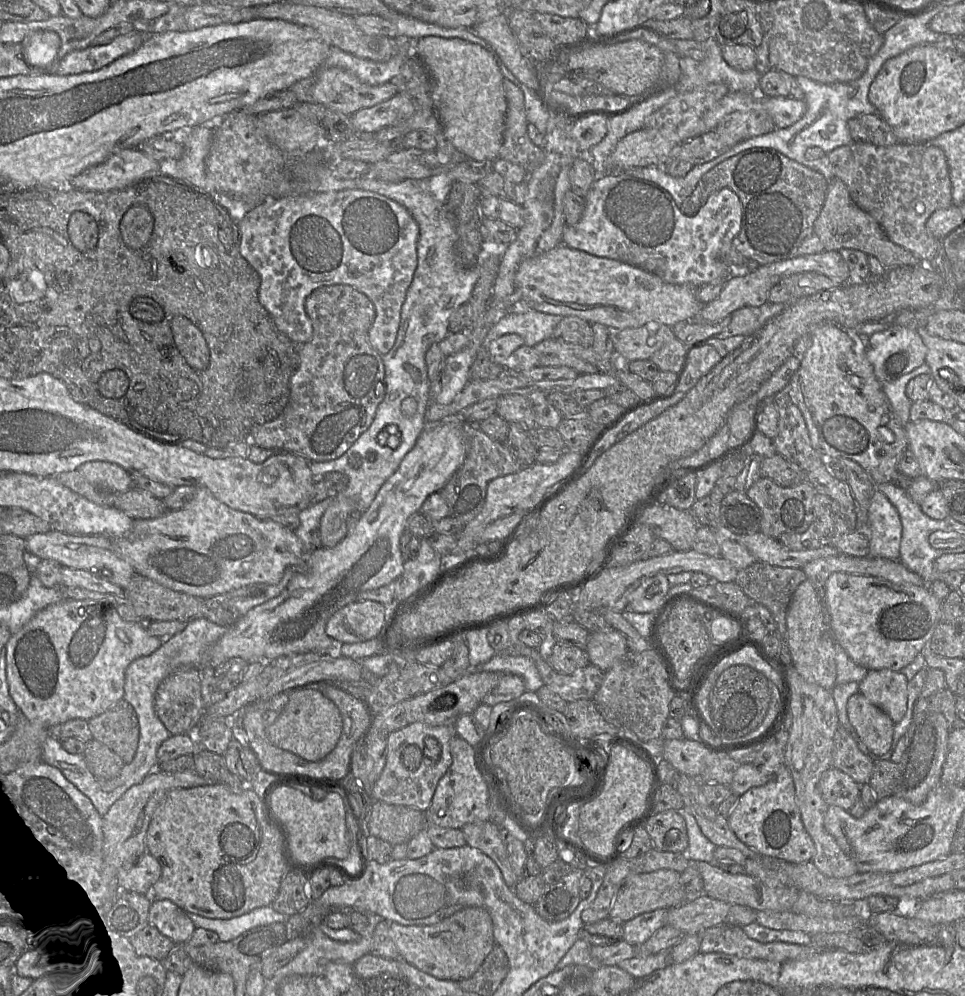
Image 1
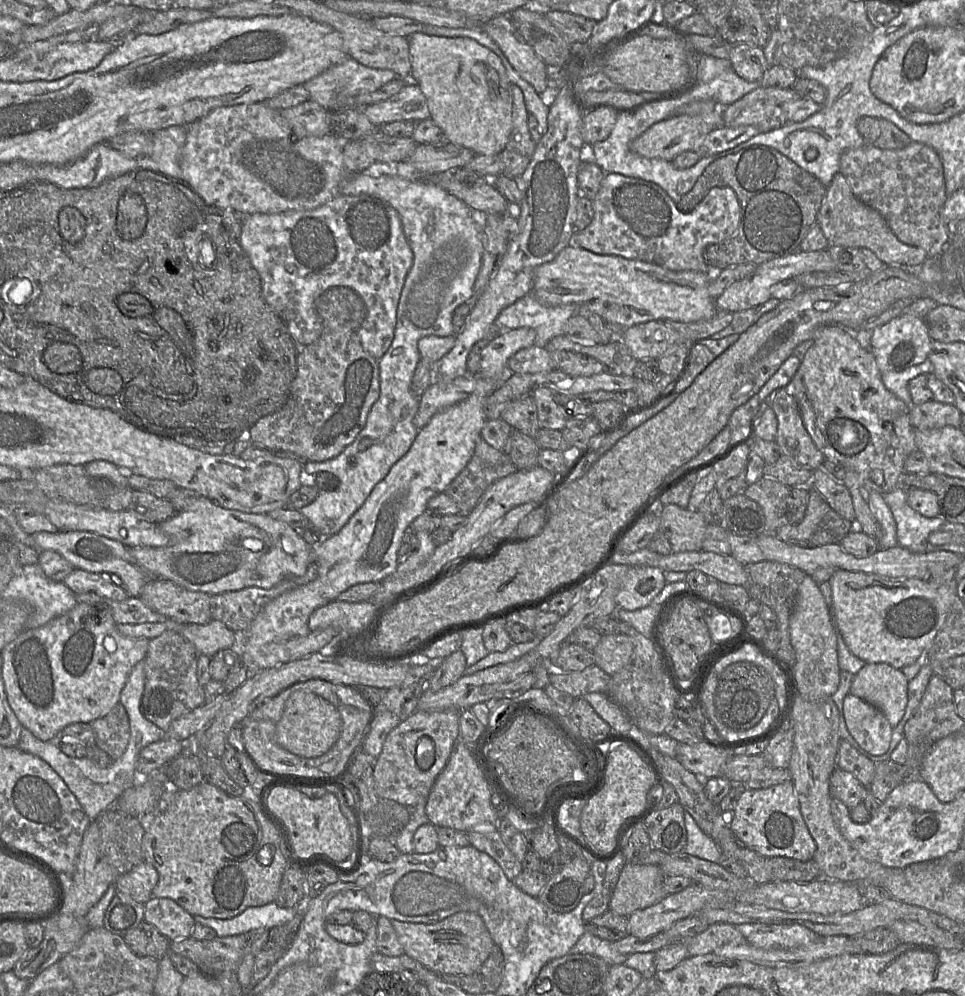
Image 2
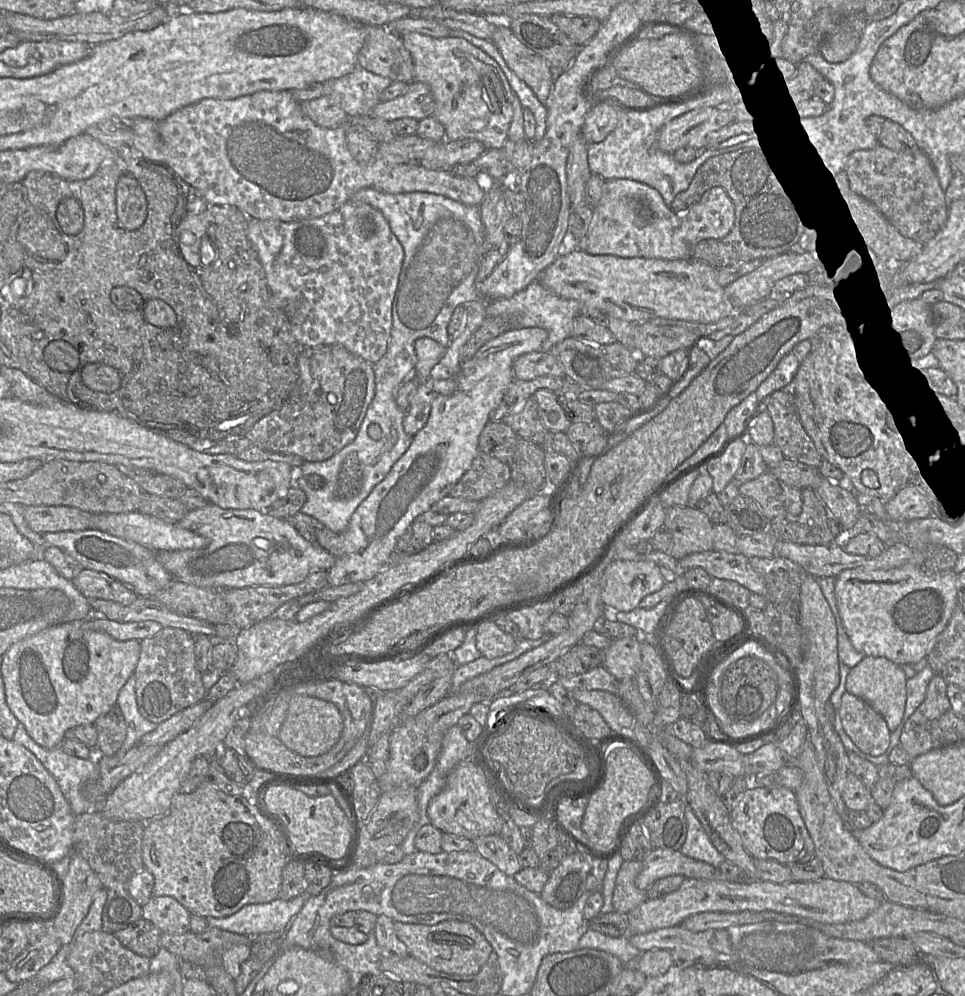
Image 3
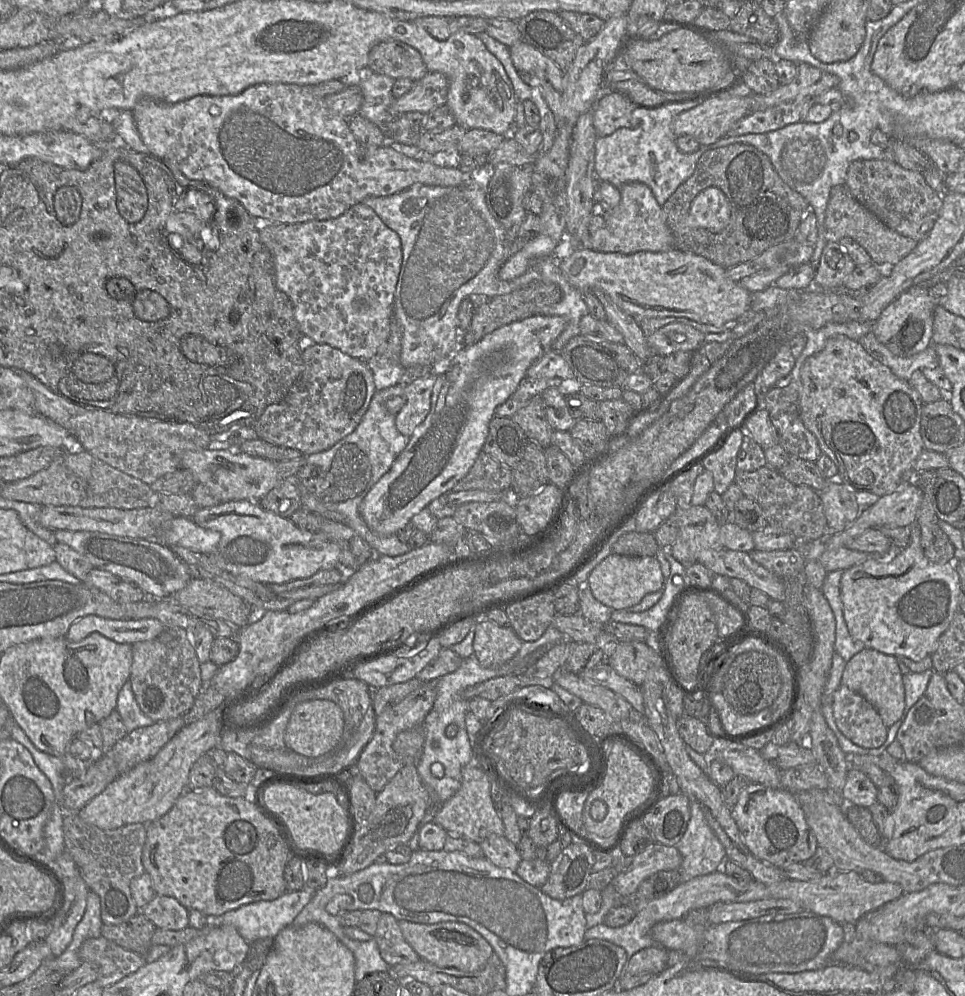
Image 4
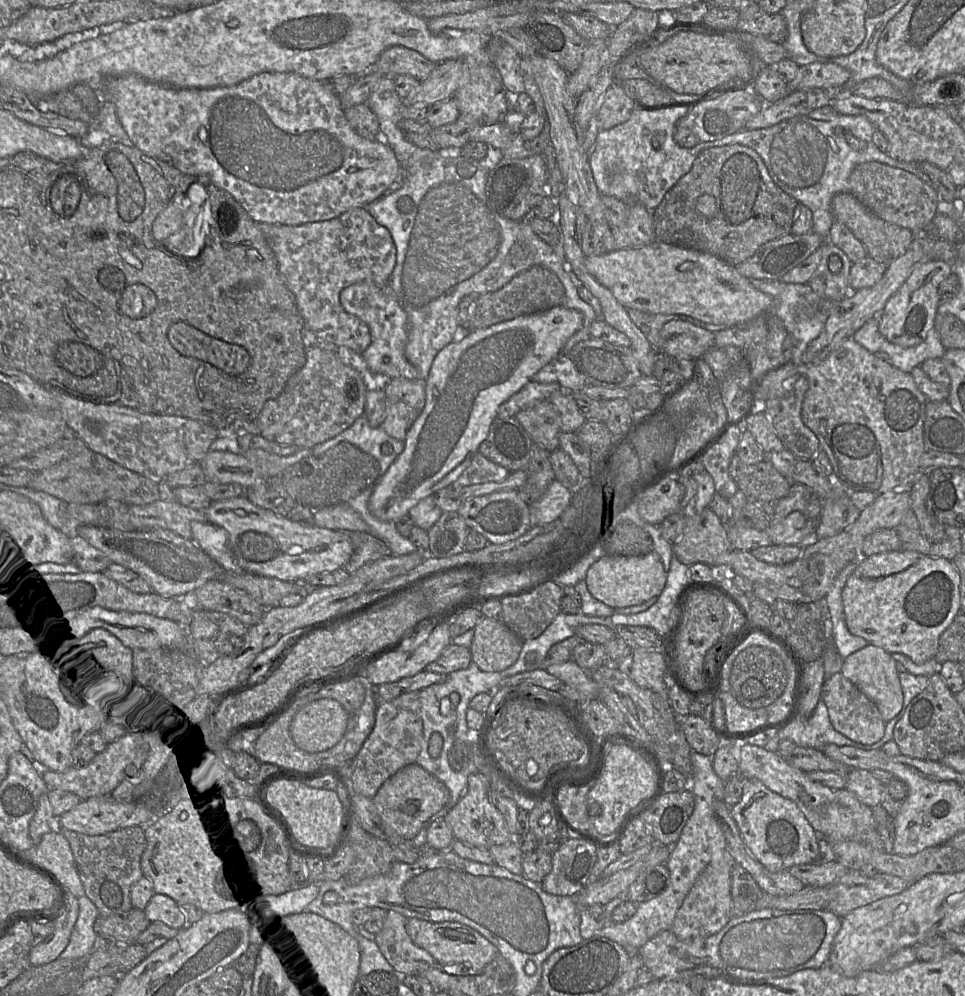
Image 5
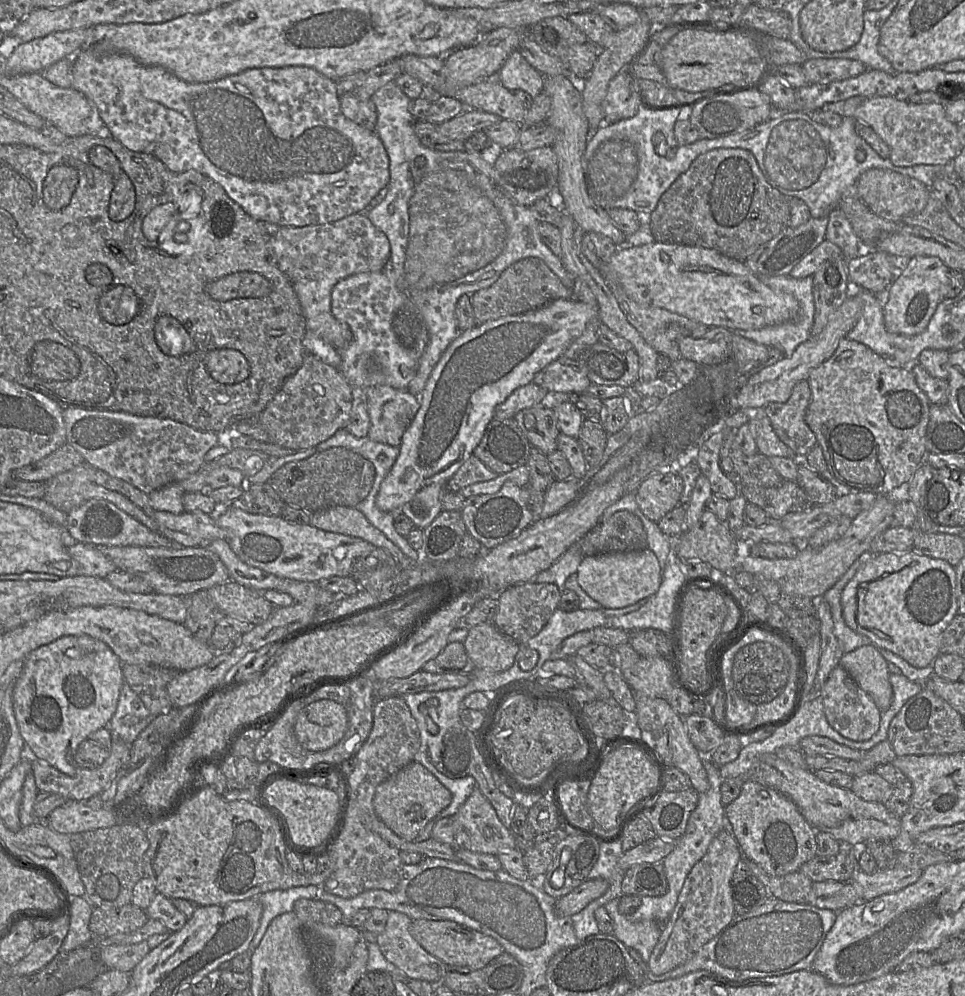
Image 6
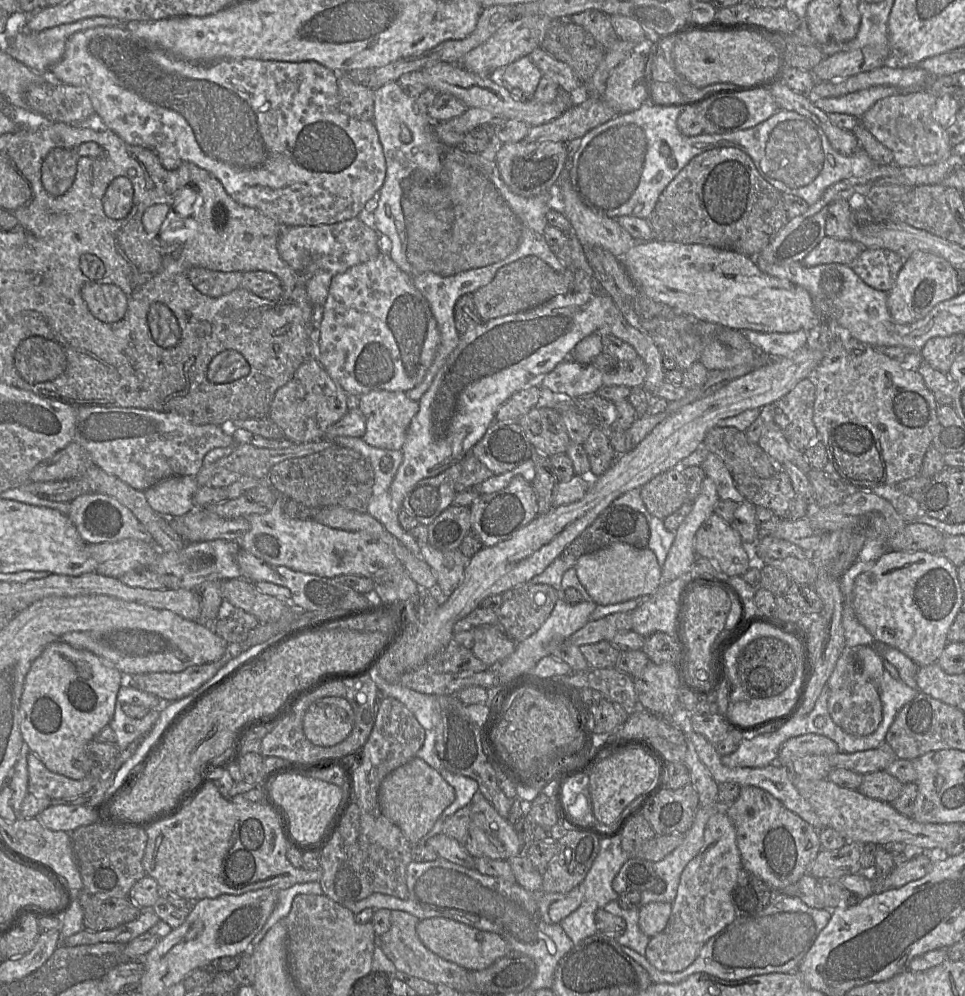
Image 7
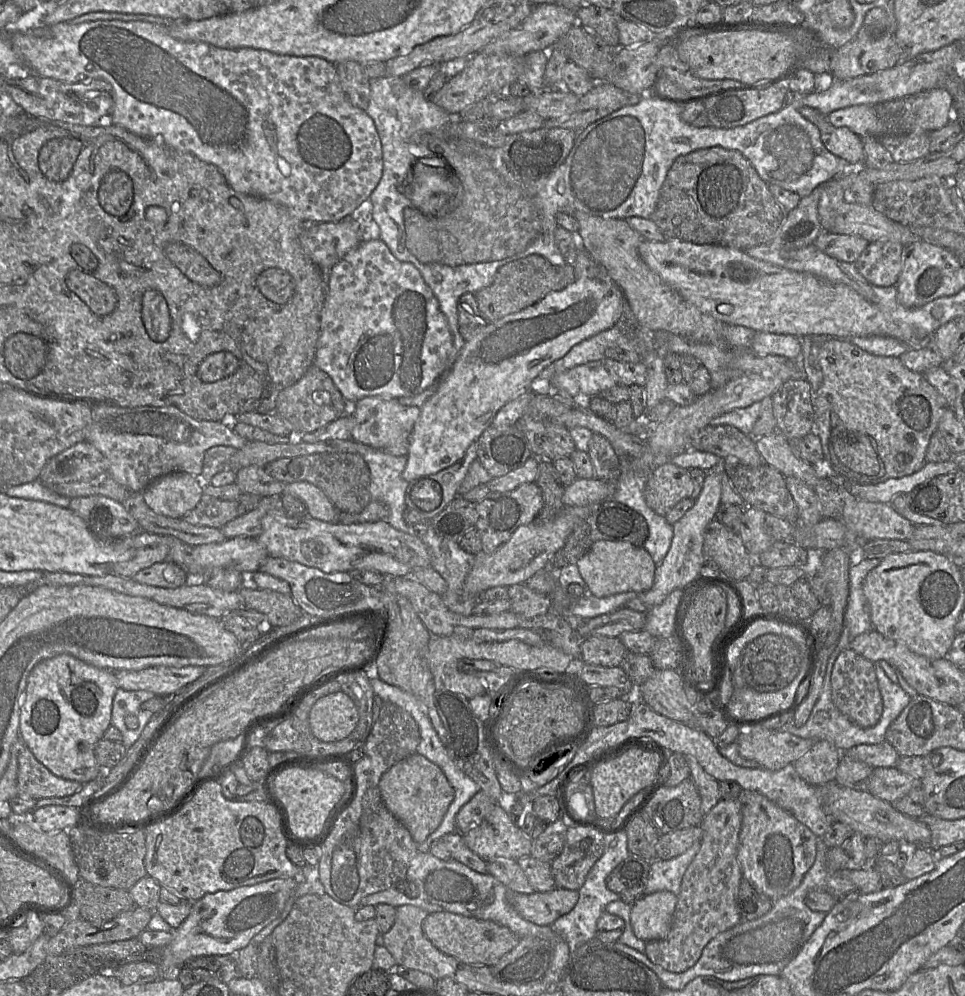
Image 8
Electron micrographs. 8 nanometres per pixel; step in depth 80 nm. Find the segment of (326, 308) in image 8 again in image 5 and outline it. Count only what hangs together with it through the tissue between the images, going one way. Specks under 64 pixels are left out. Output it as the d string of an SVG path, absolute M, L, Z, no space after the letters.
M365 281L354 283L345 287L340 292L339 301L345 312L356 316L370 330L371 343L361 355L371 372L385 374L391 379L418 379L417 369L405 356L409 333L407 315L390 285L379 287Z

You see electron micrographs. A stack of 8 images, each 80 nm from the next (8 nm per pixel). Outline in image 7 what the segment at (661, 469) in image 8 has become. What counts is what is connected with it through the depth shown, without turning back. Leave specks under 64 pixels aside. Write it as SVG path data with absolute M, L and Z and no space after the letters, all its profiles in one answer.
M679 464L648 481L640 488L648 512L664 520L687 501L687 484Z

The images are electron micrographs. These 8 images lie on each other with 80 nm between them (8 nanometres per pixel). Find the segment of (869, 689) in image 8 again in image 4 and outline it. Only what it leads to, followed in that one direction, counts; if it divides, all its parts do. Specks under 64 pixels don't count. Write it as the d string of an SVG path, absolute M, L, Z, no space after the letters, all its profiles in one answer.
M843 684L832 694L832 709L838 729L855 745L878 748L885 743L888 728L879 713Z

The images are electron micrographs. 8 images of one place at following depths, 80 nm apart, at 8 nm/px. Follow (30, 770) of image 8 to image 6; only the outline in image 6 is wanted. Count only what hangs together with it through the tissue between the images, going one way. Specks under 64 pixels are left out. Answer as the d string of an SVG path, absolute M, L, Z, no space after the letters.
M114 741L109 749L109 756L102 765L95 769L78 768L73 776L69 776L52 767L44 760L32 757L31 771L35 778L38 792L59 794L67 800L87 800L106 790L117 775L118 769L126 761L130 753L131 744Z

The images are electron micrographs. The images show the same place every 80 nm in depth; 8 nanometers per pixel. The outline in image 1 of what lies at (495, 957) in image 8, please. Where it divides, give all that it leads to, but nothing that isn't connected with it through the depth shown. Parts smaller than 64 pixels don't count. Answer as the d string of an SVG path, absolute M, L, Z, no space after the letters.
M466 907L433 925L401 925L389 922L389 934L402 960L442 980L470 978L495 945L490 914L480 907Z

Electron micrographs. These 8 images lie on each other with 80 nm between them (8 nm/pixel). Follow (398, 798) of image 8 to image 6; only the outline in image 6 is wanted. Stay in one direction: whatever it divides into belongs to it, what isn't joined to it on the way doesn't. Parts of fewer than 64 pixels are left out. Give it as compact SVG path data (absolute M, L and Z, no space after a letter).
M413 761L378 785L373 807L377 817L397 836L414 841L422 829L451 802L451 792L422 764Z

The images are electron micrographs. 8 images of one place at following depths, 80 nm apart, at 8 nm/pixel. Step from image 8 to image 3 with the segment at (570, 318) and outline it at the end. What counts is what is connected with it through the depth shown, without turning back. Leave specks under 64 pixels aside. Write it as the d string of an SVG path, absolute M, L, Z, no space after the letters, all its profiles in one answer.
M541 327L509 330L487 342L471 359L462 363L455 377L456 391L451 395L440 395L433 400L426 425L413 436L408 450L360 503L351 516L347 529L339 534L342 540L342 553L335 557L334 565L328 570L328 586L365 582L390 566L390 555L396 548L398 538L411 527L418 516L447 496L470 469L473 460L480 452L480 434L491 421L491 413L501 403L507 387L515 379L513 372L515 359L526 353L541 351L547 337L547 331Z

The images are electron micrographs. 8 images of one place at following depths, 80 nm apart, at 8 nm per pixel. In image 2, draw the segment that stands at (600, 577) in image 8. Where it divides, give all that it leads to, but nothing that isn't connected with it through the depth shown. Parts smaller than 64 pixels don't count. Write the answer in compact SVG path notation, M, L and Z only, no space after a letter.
M630 566L616 595L617 607L632 611L650 605L666 584L663 573L655 566Z

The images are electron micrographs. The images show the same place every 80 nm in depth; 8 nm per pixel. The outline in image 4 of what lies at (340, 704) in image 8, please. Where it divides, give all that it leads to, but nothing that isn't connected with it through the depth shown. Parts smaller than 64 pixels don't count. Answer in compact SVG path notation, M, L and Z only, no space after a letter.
M315 699L299 703L288 721L284 742L287 748L306 757L318 757L337 747L344 739L344 715L333 701Z

